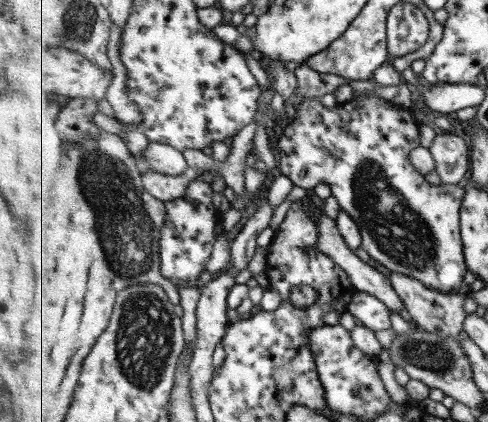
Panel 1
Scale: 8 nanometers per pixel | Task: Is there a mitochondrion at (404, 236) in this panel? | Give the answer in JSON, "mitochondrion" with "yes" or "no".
{"mitochondrion":"yes"}

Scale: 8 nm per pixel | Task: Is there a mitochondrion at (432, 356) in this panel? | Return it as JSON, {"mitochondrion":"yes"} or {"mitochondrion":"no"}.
{"mitochondrion":"yes"}

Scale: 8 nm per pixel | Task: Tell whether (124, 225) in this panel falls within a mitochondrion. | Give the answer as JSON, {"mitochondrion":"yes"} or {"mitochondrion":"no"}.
{"mitochondrion":"yes"}

